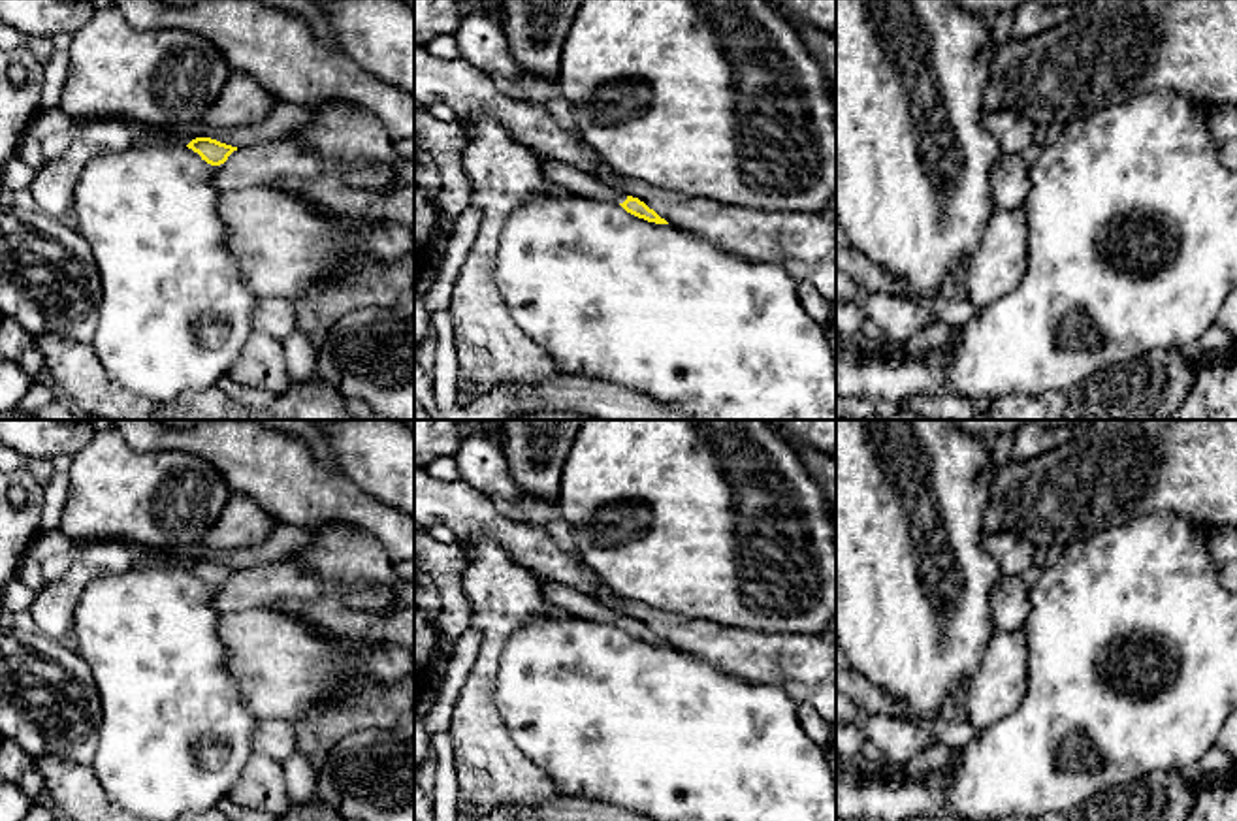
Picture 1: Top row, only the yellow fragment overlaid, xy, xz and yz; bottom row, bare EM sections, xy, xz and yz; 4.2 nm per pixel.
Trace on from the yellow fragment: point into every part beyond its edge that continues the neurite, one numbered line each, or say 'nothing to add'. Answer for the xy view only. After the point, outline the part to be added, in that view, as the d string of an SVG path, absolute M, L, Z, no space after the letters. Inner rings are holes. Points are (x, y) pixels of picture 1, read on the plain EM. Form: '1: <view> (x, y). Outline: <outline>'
nothing to add

